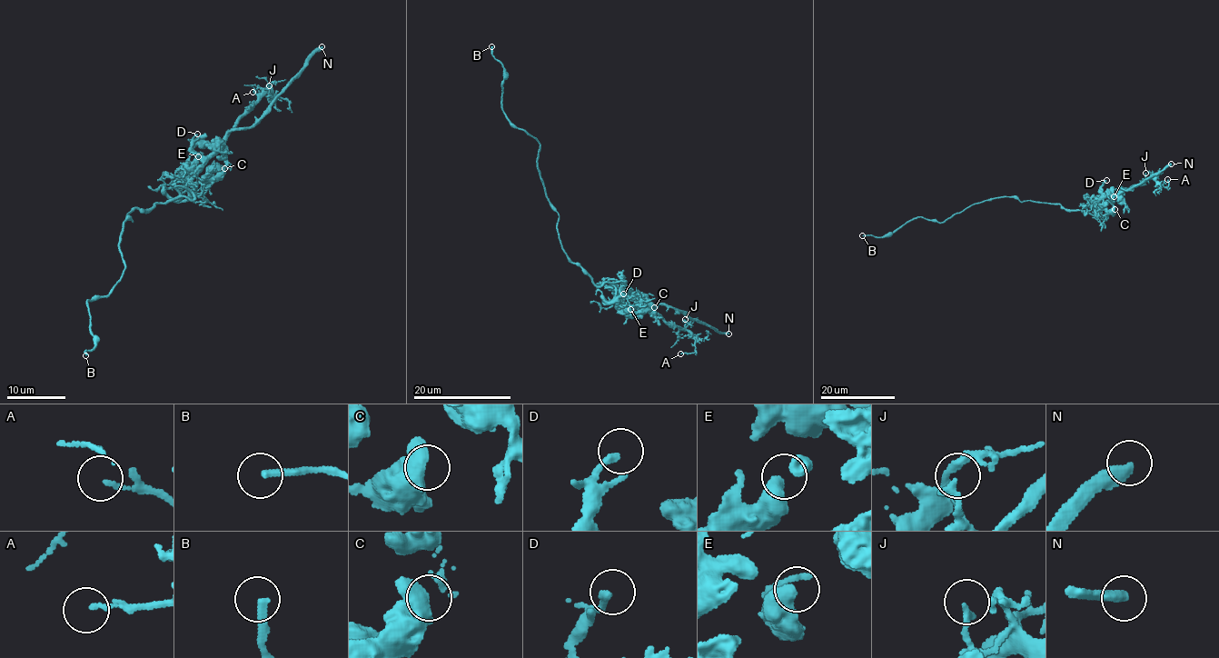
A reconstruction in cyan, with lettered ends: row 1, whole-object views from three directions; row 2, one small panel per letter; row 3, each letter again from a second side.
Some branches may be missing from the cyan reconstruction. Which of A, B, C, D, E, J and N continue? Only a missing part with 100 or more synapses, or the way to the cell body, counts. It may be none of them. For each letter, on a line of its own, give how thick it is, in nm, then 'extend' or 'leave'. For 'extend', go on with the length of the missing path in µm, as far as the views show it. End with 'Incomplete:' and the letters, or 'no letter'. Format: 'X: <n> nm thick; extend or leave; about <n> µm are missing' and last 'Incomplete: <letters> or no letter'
A: 140 nm thick; leave
B: 240 nm thick; leave
C: 700 nm thick; leave
D: 240 nm thick; leave
E: 550 nm thick; leave
J: 200 nm thick; leave
N: 420 nm thick; extend; about 100 µm are missing
Incomplete: N

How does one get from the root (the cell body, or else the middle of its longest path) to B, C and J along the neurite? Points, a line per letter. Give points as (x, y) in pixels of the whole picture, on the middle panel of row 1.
B: (561, 247), (559, 214), (546, 195), (537, 167), (540, 143), (519, 128), (502, 109), (503, 69), (491, 46)
C: (561, 247), (597, 285), (622, 281), (627, 285), (621, 287), (622, 295), (648, 302), (654, 307)
J: (561, 247), (597, 285), (622, 281), (625, 287), (668, 323), (685, 328), (687, 323), (685, 319)

